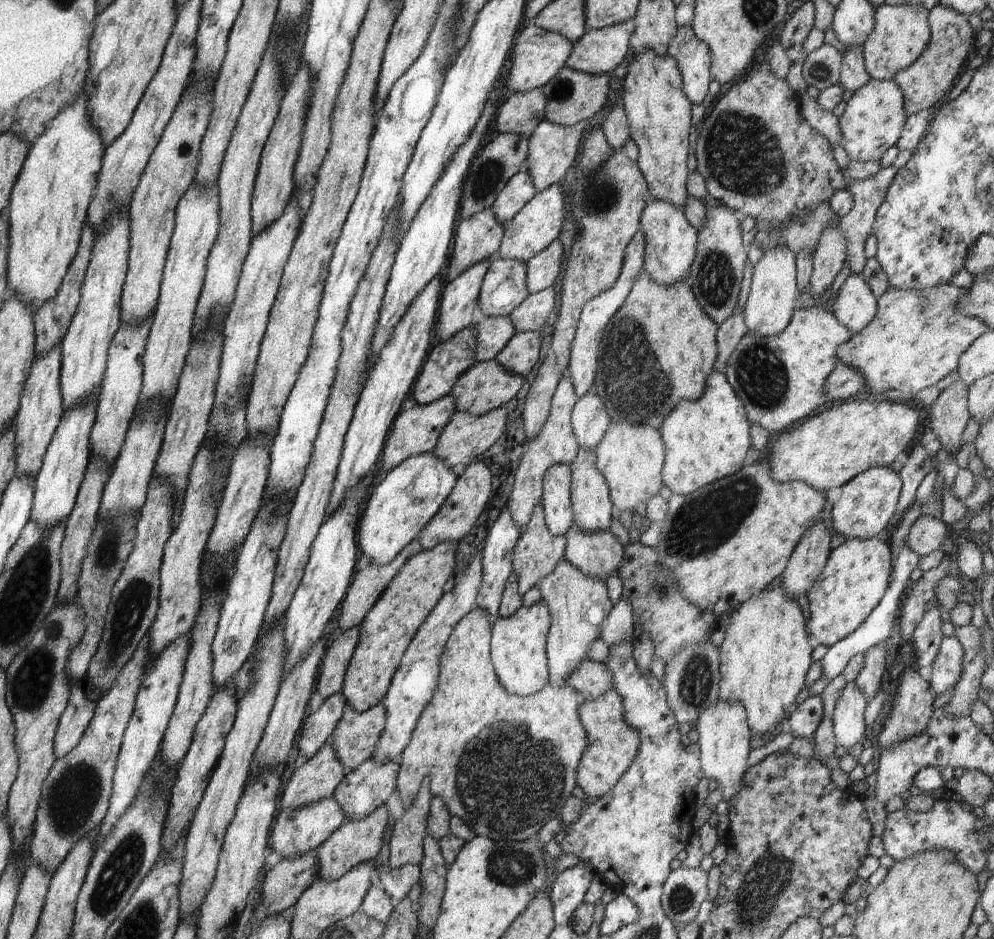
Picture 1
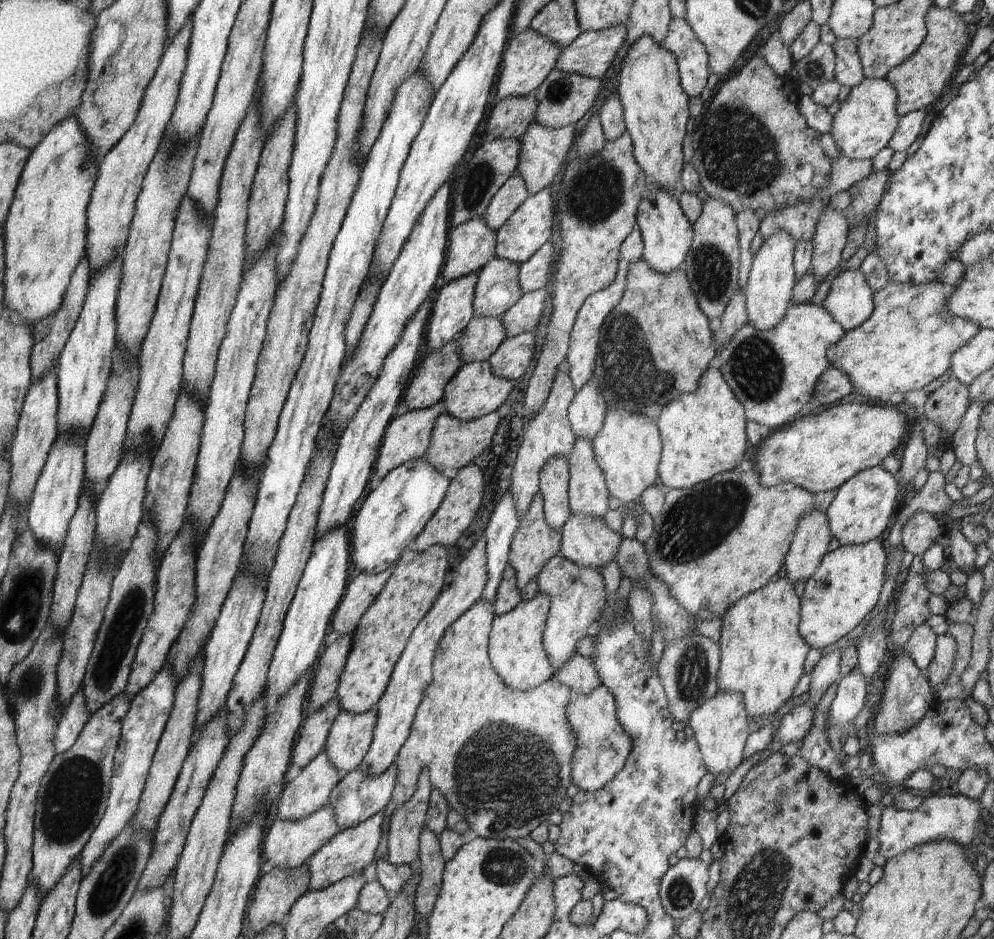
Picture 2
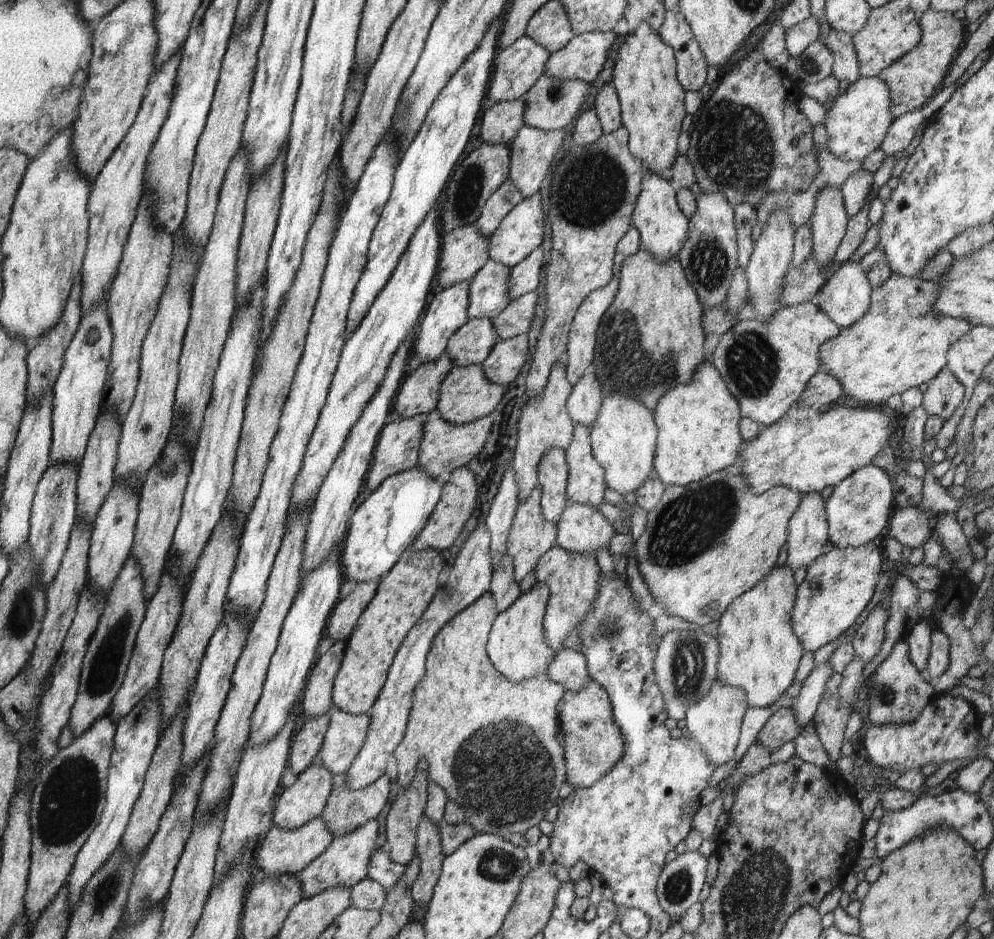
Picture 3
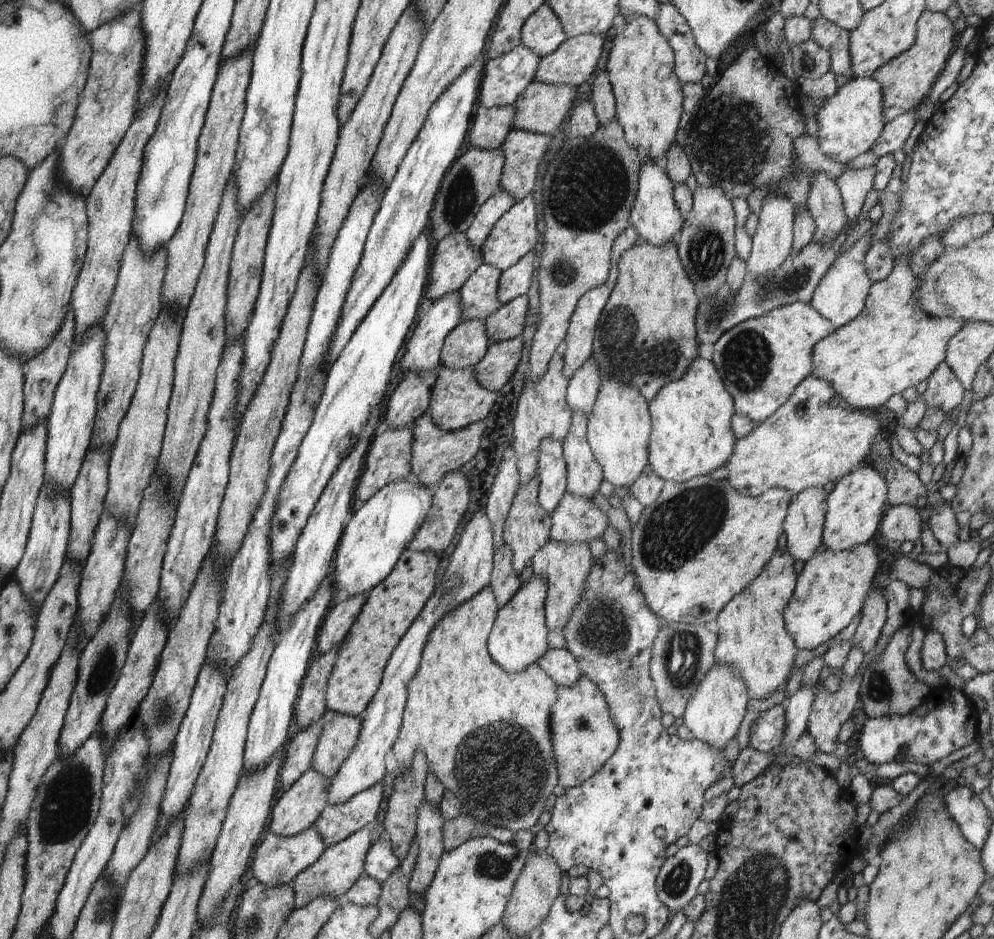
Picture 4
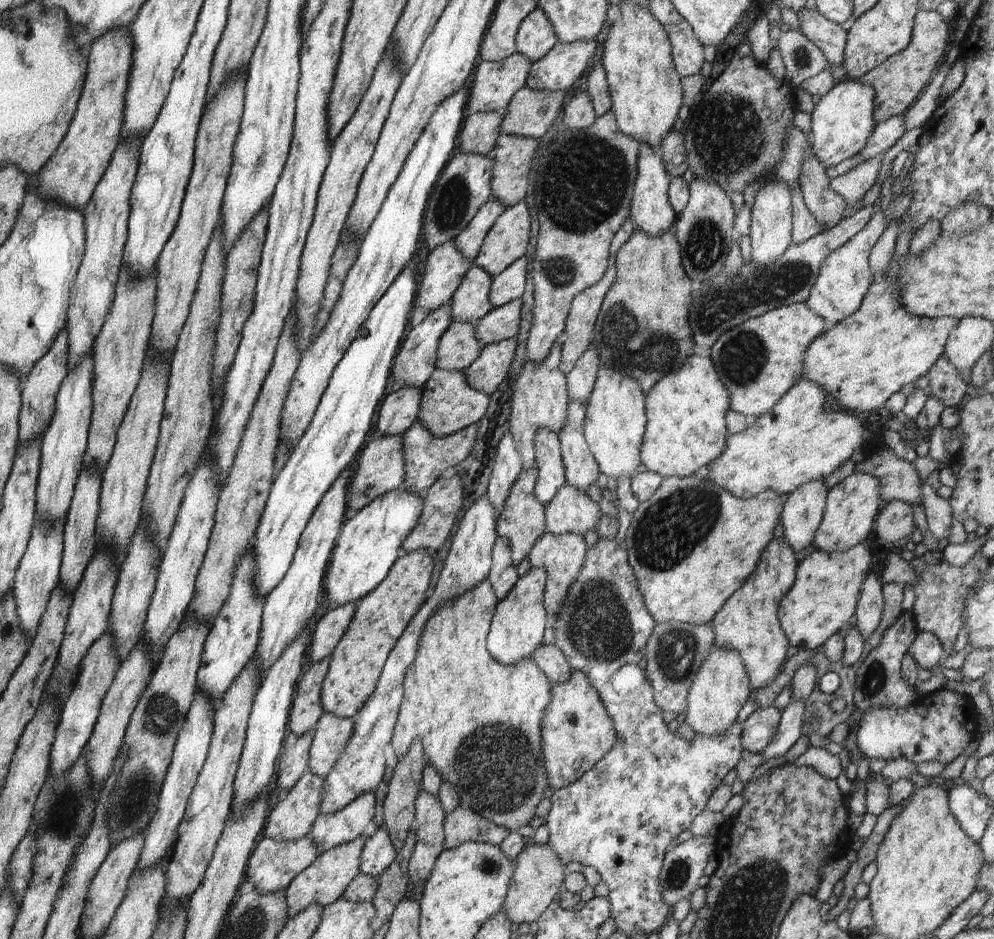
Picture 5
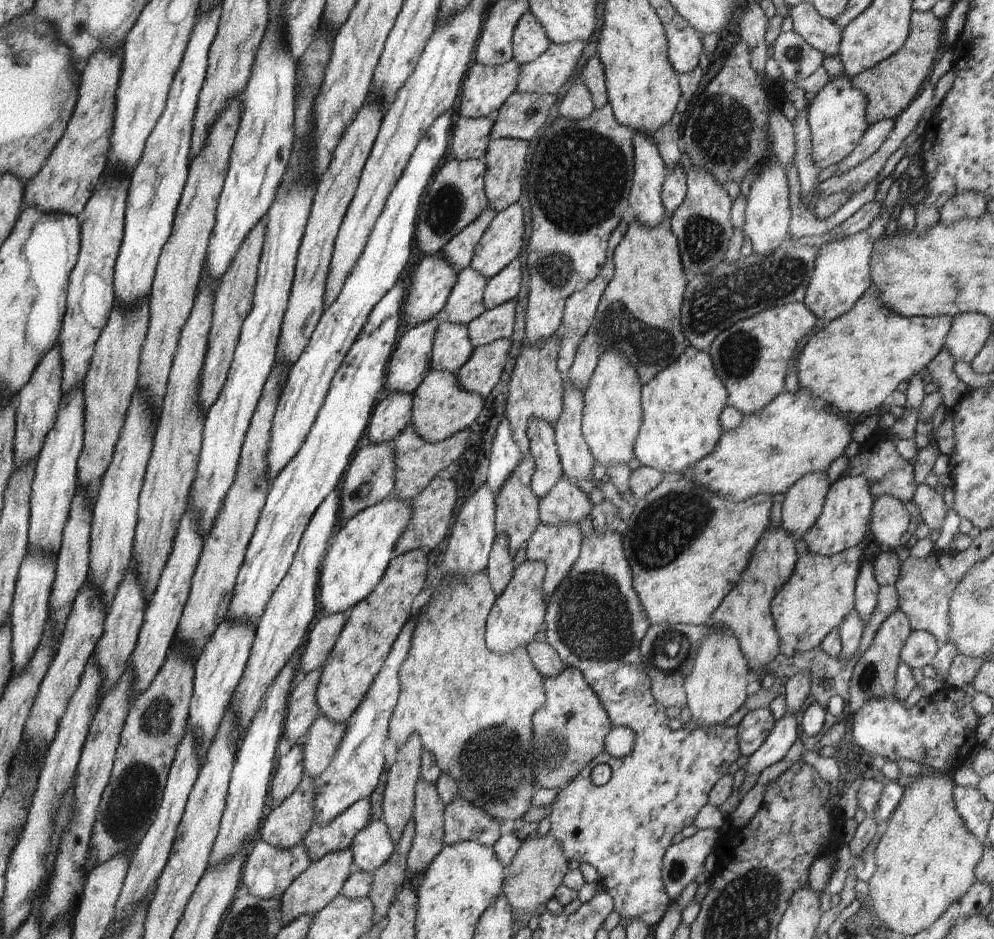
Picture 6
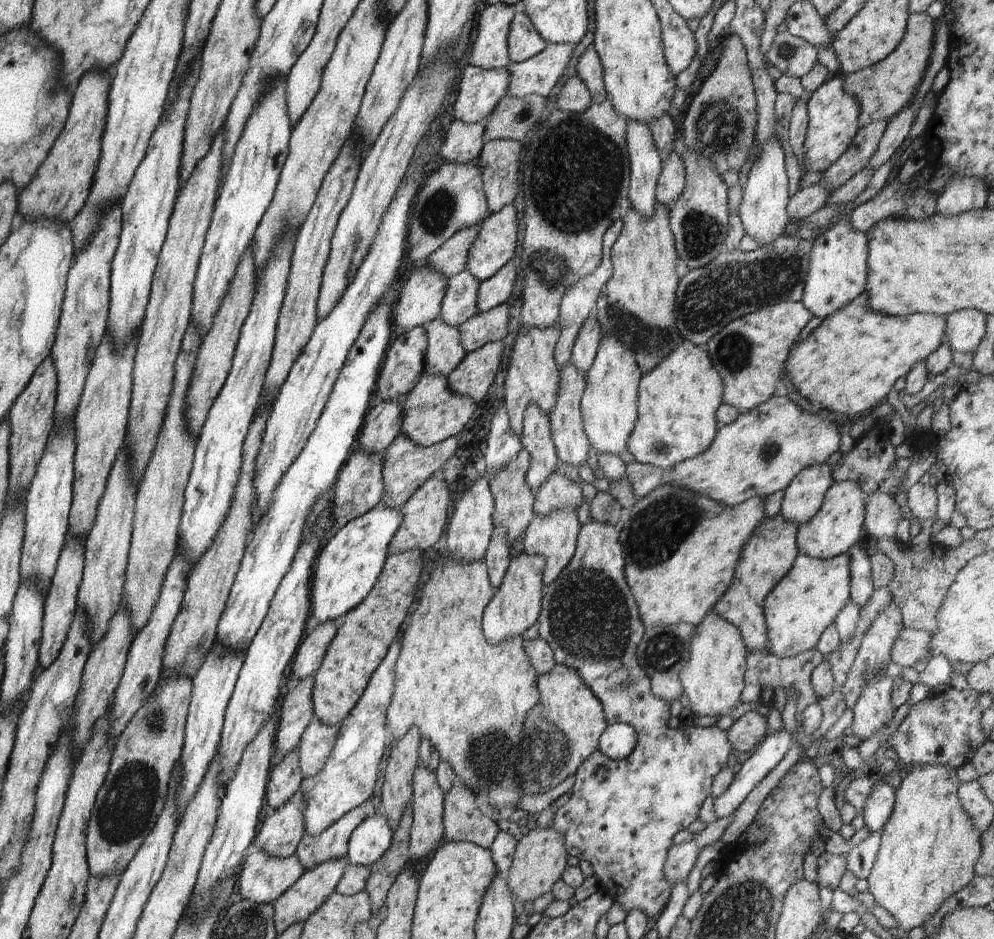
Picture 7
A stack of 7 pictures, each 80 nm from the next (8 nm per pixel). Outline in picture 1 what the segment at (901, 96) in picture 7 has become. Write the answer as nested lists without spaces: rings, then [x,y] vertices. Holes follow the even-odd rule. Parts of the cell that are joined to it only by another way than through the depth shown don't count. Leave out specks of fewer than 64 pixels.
[[[938,3],[929,10],[930,40],[923,53],[909,67],[899,70],[893,81],[903,92],[904,110],[907,115],[931,110],[950,92],[962,72],[971,64],[968,50],[975,44],[976,31],[968,23],[968,16]]]

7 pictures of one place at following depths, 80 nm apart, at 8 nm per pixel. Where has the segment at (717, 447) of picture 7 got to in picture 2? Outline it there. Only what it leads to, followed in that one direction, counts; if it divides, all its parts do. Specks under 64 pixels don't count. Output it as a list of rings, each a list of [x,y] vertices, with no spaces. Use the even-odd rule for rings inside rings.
[[[829,366],[814,384],[806,408],[795,419],[773,429],[756,448],[751,448],[749,458],[755,462],[753,469],[764,488],[792,483],[815,495],[838,488],[857,472],[880,465],[886,456],[894,454],[900,438],[908,436],[910,426],[910,420],[894,406],[885,402],[846,403],[836,404],[821,414],[811,414],[811,407],[834,404],[851,392],[849,377]]]

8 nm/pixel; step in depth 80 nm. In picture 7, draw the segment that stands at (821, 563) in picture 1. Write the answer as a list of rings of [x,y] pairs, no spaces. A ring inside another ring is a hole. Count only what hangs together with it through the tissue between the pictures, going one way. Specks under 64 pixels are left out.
[[[827,463],[800,470],[786,488],[780,515],[797,527],[808,524],[823,506],[832,484],[831,468]]]

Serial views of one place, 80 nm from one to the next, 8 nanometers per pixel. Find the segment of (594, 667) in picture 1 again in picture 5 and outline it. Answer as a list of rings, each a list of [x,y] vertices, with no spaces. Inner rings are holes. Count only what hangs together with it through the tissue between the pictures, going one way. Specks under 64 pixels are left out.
[[[542,644],[538,650],[534,651],[530,659],[552,683],[564,683],[572,678],[574,669],[568,664],[564,652],[555,645],[546,646]]]

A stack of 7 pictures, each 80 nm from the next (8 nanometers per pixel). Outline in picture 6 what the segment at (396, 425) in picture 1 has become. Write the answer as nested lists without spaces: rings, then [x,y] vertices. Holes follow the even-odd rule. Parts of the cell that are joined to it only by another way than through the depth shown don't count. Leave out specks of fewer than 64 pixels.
[[[367,436],[361,438],[357,450],[348,464],[339,485],[340,490],[340,523],[353,518],[376,502],[389,499],[396,486],[396,450],[391,443],[371,444]]]

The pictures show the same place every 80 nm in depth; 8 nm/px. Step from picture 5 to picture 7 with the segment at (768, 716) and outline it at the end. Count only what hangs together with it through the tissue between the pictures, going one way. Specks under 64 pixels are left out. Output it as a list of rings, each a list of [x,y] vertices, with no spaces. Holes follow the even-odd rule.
[[[750,711],[741,718],[735,720],[734,725],[728,732],[728,740],[734,751],[738,753],[750,752],[771,734],[768,720],[757,711]]]

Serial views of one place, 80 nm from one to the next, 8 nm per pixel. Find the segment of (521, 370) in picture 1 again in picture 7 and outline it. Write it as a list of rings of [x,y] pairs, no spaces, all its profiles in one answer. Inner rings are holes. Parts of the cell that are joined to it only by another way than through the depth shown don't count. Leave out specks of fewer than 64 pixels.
[[[502,341],[486,343],[482,348],[464,355],[462,362],[446,377],[448,388],[461,397],[470,397],[475,403],[484,400],[496,373],[499,371],[504,354],[505,344]]]

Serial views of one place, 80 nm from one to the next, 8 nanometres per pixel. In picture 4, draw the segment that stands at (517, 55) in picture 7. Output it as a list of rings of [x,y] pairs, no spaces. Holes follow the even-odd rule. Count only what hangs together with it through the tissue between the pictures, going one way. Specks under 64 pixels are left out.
[[[546,3],[540,5],[521,28],[521,45],[541,57],[552,54],[566,39],[560,21]]]

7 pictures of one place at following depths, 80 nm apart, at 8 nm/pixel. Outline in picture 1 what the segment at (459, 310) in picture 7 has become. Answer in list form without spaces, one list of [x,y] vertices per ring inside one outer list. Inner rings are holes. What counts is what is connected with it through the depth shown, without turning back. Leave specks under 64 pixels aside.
[[[498,256],[492,258],[477,298],[477,304],[486,317],[509,316],[520,306],[529,295],[526,273],[526,263]]]

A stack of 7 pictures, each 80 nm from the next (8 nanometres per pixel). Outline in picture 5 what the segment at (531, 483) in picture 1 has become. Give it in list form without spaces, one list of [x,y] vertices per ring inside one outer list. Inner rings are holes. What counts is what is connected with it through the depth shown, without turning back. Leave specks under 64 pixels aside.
[[[563,339],[558,340],[552,346],[552,350],[544,358],[542,364],[526,362],[524,370],[520,372],[520,376],[518,376],[516,384],[514,384],[512,412],[510,416],[510,435],[514,440],[518,454],[520,454],[524,472],[530,470],[530,468],[534,468],[536,464],[536,448],[534,447],[536,430],[544,428],[560,434],[560,430],[564,428],[566,418],[568,418],[568,404],[570,404],[570,400],[567,394],[567,379],[566,375],[560,372],[563,343]]]

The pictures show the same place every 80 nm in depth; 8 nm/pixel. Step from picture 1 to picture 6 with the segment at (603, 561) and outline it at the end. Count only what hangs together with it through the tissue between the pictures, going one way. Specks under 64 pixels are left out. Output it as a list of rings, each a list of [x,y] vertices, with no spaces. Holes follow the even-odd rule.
[[[566,476],[556,482],[544,500],[539,502],[540,520],[548,526],[580,524],[583,518],[590,517],[594,508],[588,494]]]

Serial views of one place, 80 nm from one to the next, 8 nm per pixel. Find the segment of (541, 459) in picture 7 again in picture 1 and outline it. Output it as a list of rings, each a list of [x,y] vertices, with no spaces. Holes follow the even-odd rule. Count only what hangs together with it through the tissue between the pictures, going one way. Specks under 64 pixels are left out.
[[[553,464],[544,473],[541,503],[545,523],[554,535],[565,535],[574,523],[571,501],[571,468],[565,464]]]

